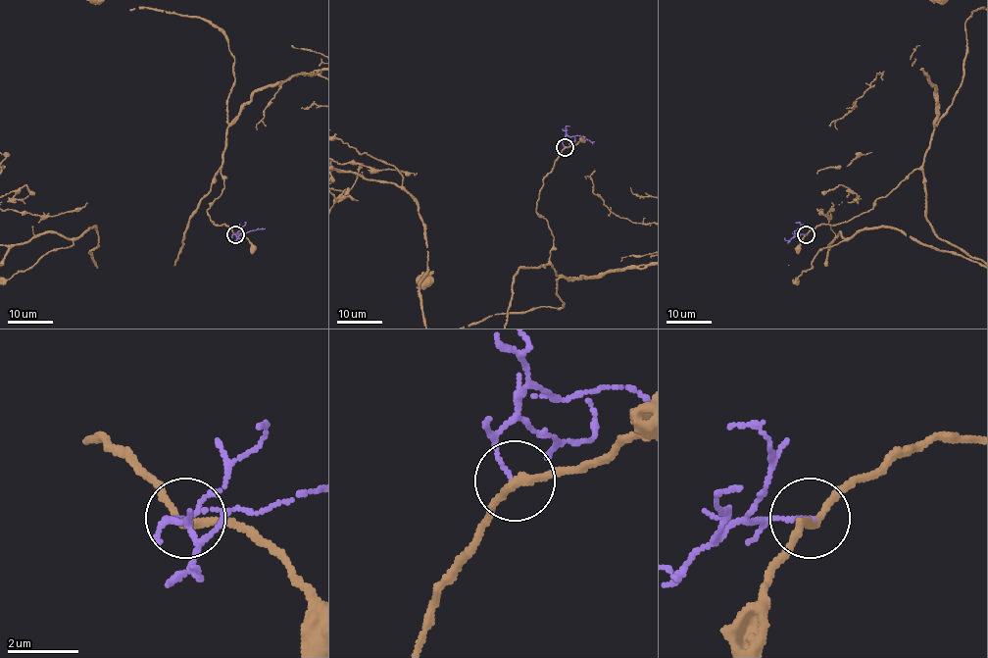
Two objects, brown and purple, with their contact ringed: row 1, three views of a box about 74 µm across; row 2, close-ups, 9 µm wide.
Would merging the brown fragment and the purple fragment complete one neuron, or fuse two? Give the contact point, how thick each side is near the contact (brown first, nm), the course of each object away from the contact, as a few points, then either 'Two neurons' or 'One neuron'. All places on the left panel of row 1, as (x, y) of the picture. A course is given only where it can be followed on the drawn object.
Place: (235, 234). Thickness 240 nm (brown) against 100 nm. Course of purple: (235, 234), (265, 228). Two neurons

